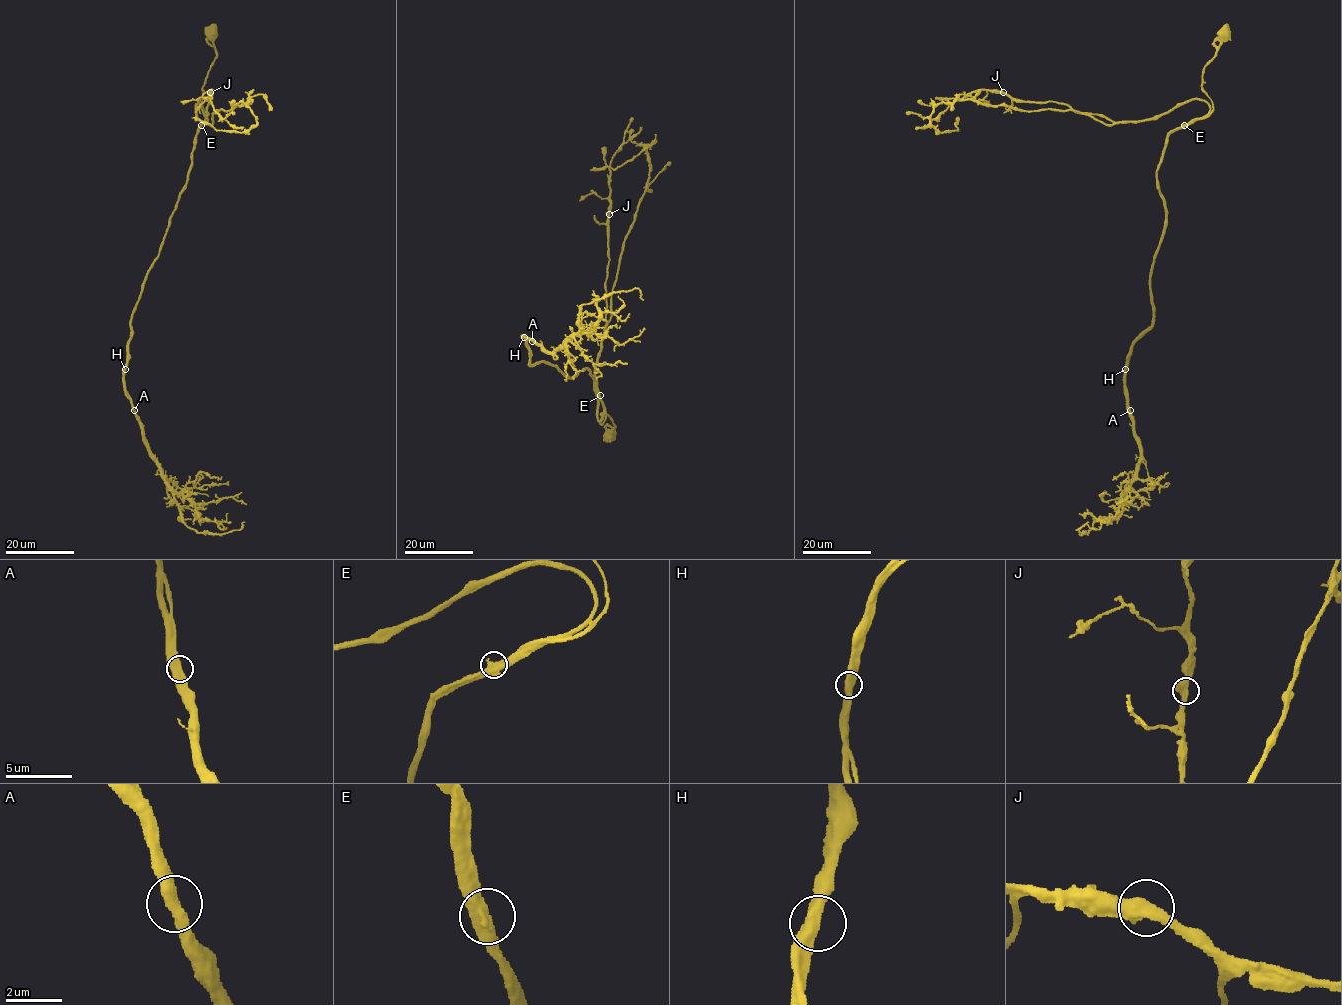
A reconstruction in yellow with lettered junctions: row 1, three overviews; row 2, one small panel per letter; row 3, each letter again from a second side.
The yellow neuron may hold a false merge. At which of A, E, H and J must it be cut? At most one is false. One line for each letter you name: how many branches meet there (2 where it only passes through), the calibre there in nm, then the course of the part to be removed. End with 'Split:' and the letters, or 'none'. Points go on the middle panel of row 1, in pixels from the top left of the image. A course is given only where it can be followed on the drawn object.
Split: none

